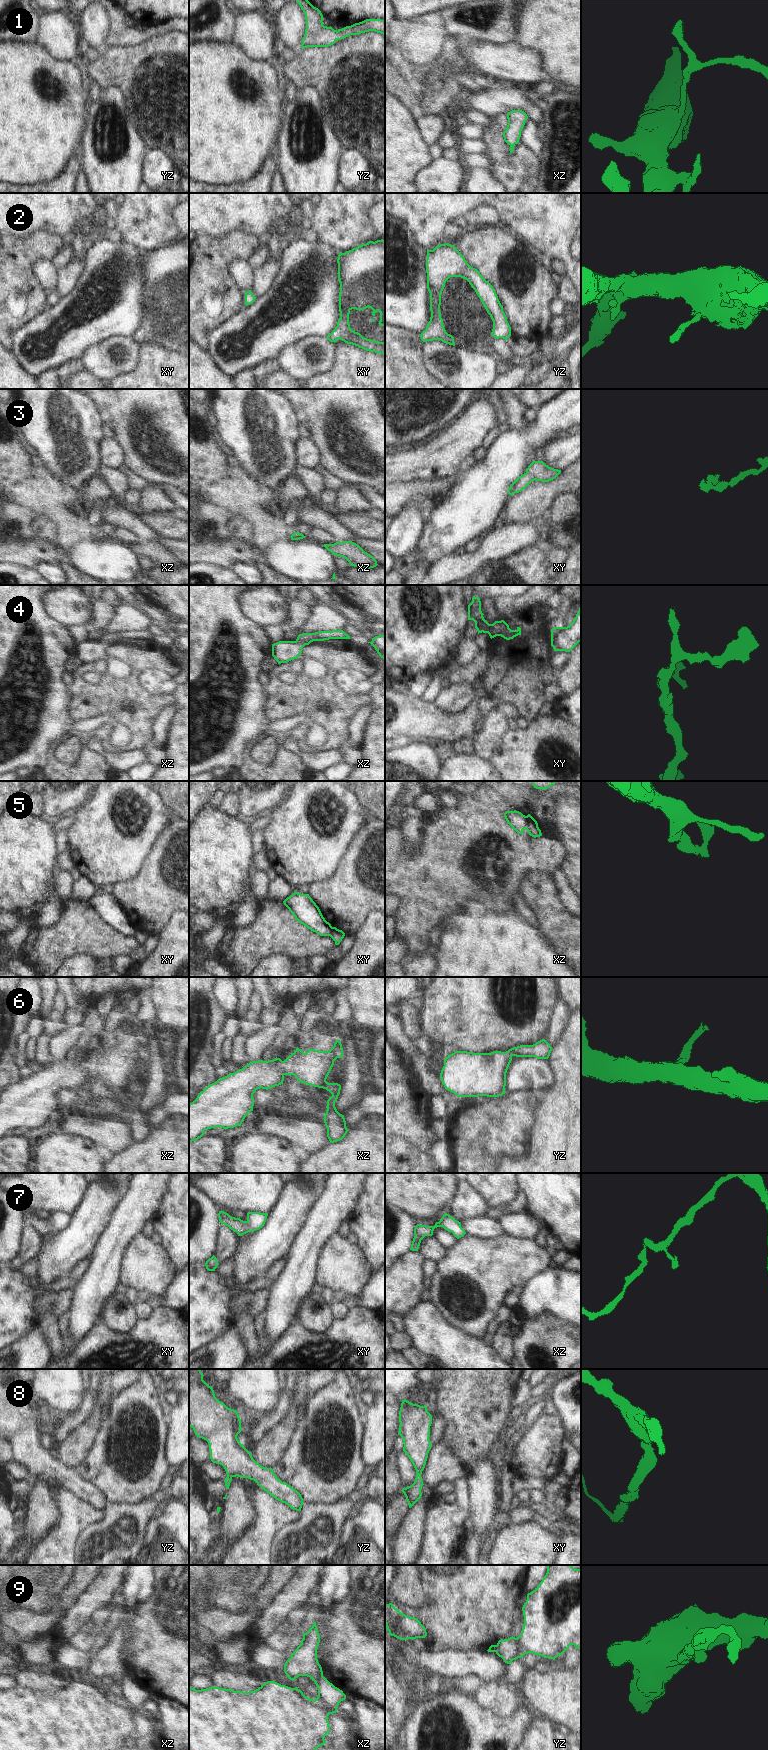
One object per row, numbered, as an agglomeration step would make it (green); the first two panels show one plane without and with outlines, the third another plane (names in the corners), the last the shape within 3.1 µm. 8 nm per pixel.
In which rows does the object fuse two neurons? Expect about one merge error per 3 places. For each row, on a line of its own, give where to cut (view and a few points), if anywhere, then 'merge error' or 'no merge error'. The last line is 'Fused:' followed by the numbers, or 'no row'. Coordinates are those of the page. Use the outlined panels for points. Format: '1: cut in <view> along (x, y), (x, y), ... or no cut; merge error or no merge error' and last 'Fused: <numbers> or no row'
1: no cut; no merge error
2: no cut; no merge error
3: no cut; no merge error
4: no cut; no merge error
5: cut in xz along (526, 816), (526, 828), (528, 830); merge error
6: no cut; no merge error
7: no cut; no merge error
8: no cut; no merge error
9: cut in xz along (322, 1674), (314, 1681); merge error
Fused: 5, 9

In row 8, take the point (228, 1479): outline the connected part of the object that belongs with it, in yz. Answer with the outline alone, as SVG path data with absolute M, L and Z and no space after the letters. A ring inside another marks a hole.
M189 1369L189 1426L193 1428L197 1437L208 1442L211 1461L224 1467L227 1474L224 1480L226 1488L229 1489L233 1477L248 1478L254 1480L276 1500L285 1503L291 1509L301 1511L303 1505L301 1494L278 1479L272 1468L265 1468L253 1459L251 1452L237 1438L242 1430L238 1412L228 1408L215 1397L212 1386L203 1380L203 1376L200 1369Z

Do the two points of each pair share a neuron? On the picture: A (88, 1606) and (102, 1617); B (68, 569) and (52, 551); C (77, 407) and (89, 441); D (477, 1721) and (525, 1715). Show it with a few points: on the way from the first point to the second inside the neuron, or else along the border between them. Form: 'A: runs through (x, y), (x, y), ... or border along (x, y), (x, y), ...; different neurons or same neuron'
A: border along (105, 1606), (97, 1609), (89, 1622); different neurons
B: border along (61, 559), (56, 563); different neurons
C: runs through (78, 415), (81, 422), (81, 433); same neuron
D: runs through (489, 1724), (513, 1724); same neuron

